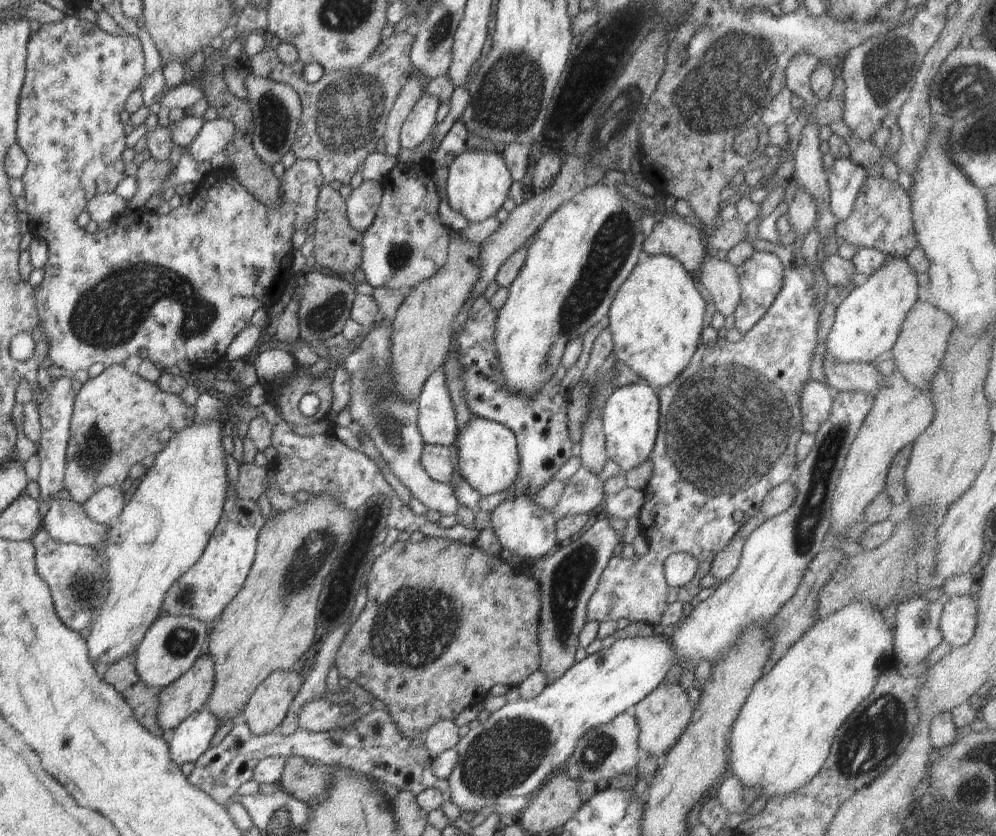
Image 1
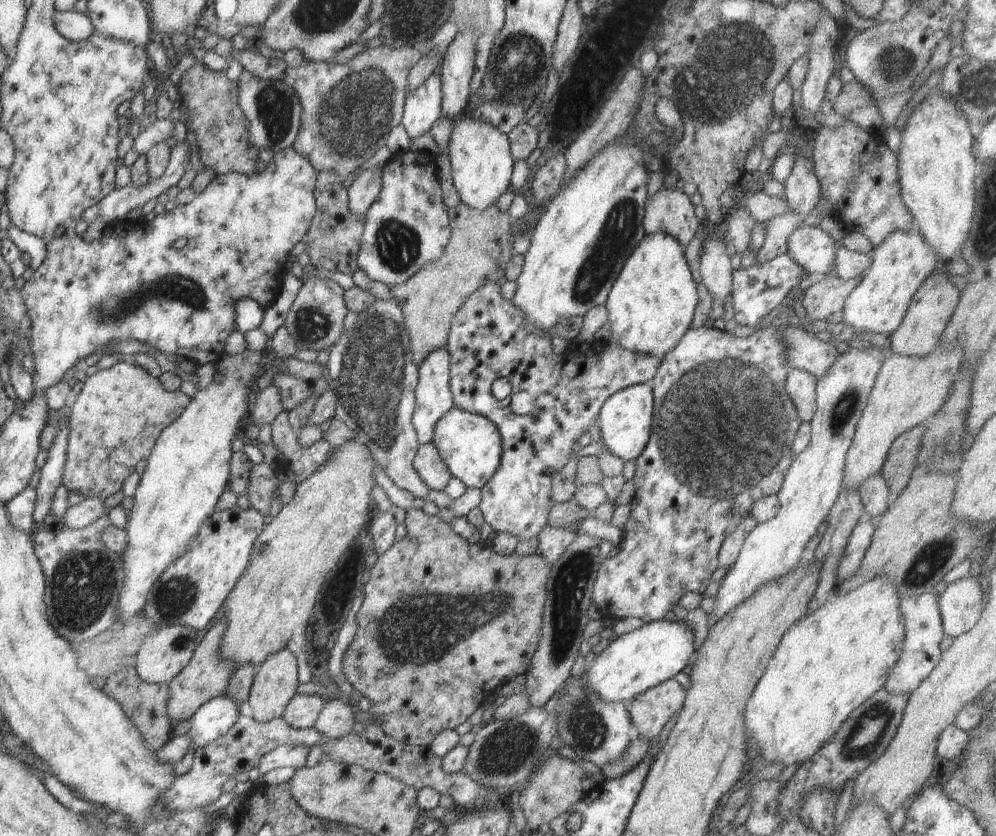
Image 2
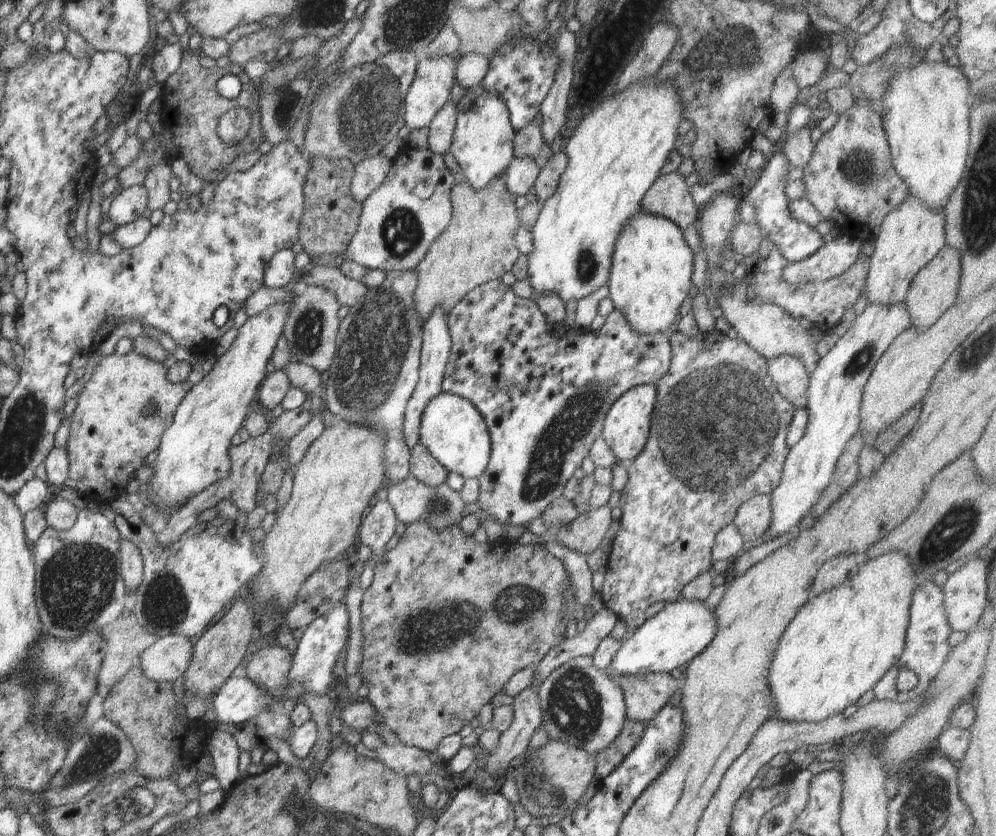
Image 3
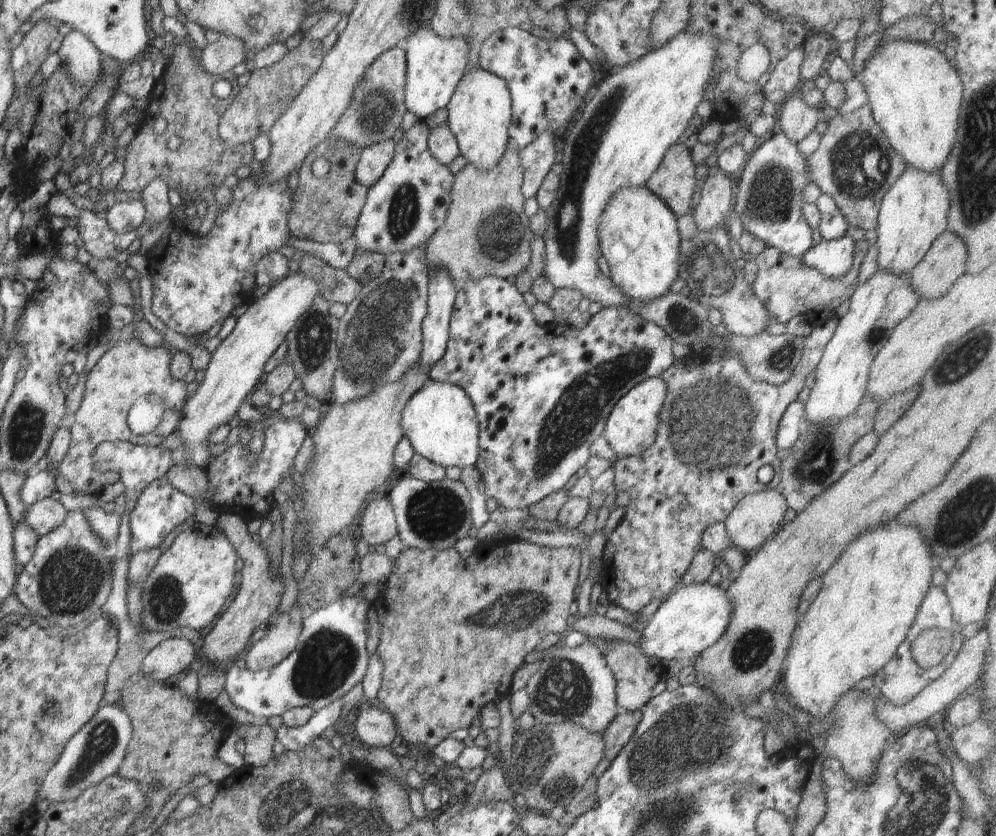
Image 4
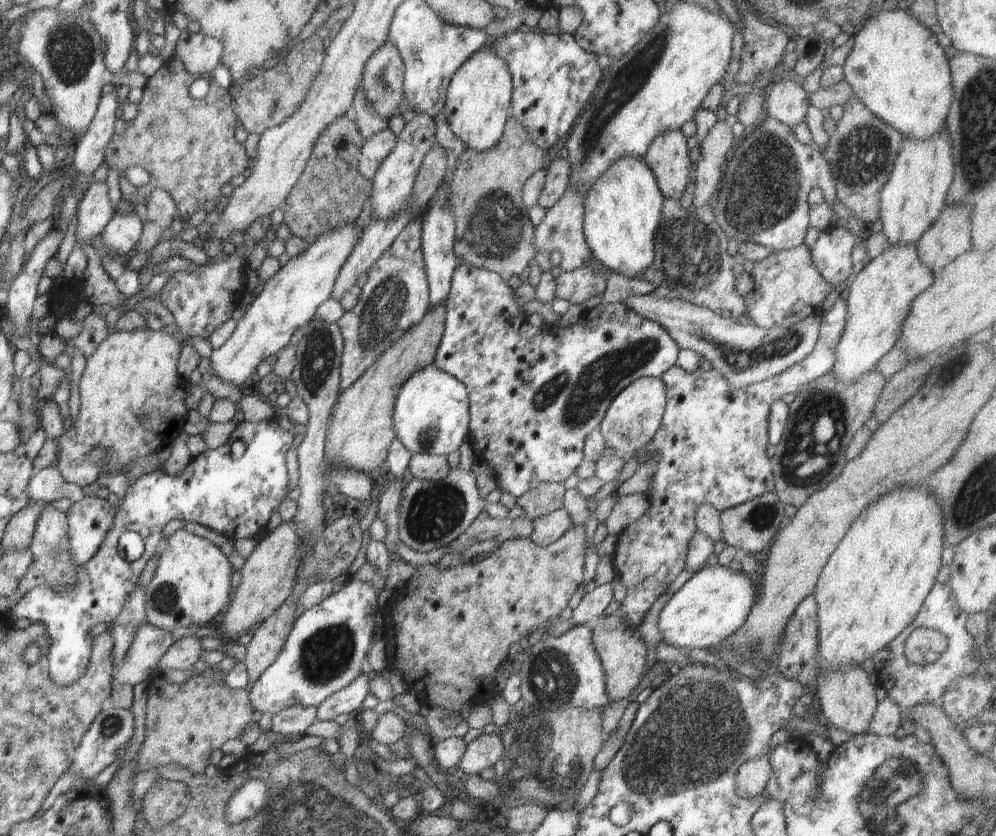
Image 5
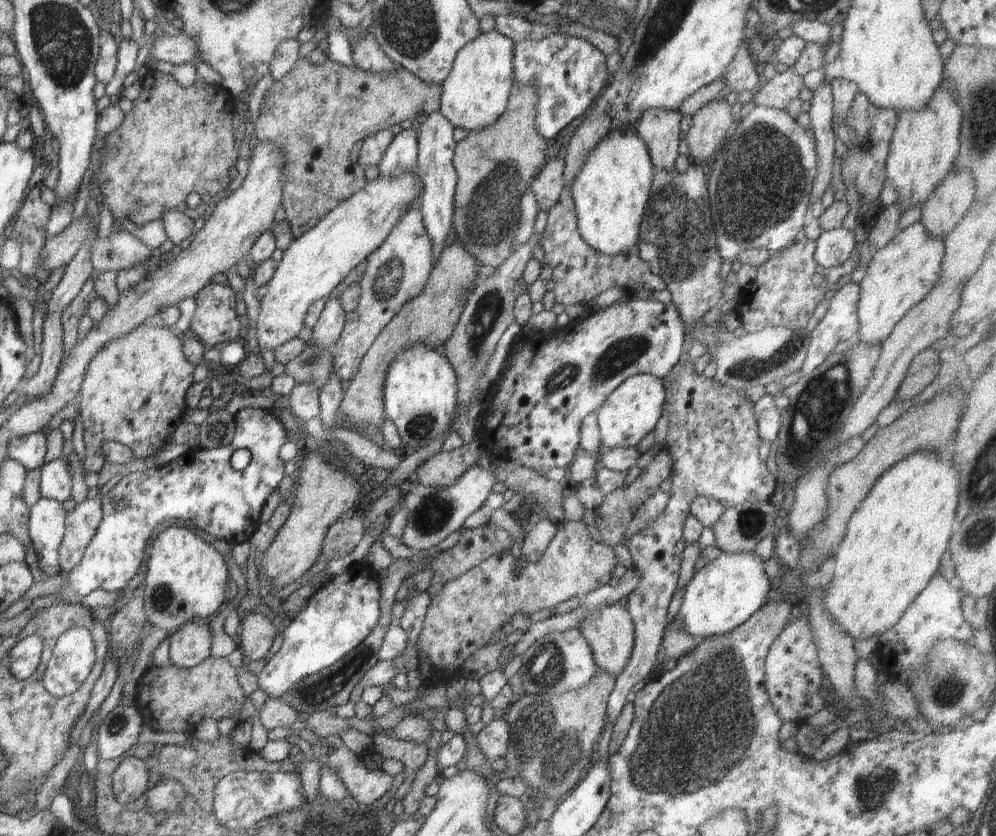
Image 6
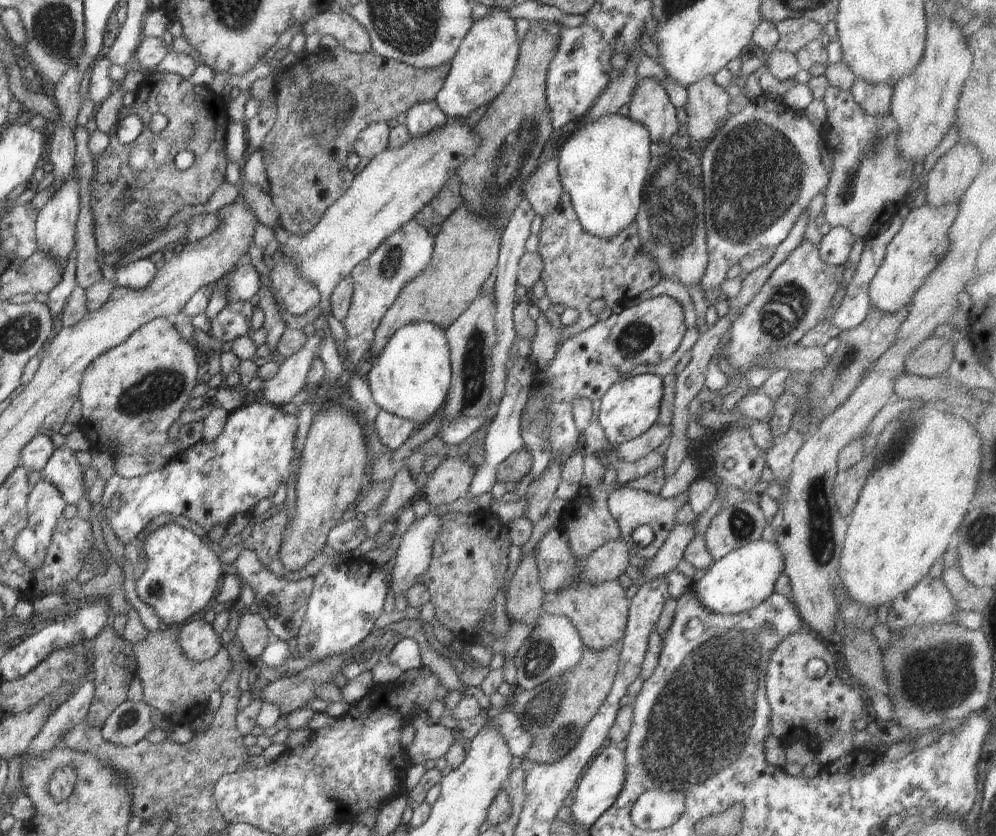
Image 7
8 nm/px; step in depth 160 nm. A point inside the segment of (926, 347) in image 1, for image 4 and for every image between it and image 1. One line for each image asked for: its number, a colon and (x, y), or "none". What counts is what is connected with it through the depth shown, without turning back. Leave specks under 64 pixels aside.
2: (933, 304)
3: (934, 289)
4: (945, 260)

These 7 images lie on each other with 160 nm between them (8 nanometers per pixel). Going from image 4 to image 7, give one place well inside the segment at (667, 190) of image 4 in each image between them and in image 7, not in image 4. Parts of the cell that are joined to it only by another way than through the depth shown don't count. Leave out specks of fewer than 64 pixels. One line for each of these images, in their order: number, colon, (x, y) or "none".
5: (667, 156)
6: (660, 128)
7: (650, 105)

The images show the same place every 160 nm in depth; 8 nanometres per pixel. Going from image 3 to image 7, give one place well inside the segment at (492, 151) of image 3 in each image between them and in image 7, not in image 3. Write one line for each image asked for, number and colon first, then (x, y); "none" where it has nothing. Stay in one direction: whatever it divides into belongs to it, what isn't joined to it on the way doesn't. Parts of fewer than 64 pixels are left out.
4: (480, 111)
5: (478, 103)
6: (475, 93)
7: (485, 62)

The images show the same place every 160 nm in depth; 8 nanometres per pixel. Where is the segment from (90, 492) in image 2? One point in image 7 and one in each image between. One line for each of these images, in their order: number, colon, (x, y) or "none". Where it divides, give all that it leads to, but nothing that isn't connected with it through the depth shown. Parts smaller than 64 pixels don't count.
3: (109, 438)
4: (127, 371)
5: (132, 396)
6: (133, 390)
7: (131, 395)

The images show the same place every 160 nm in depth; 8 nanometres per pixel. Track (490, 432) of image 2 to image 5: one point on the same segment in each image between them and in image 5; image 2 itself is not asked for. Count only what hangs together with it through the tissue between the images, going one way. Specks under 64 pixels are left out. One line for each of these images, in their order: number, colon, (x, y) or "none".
3: (452, 430)
4: (440, 422)
5: (431, 415)

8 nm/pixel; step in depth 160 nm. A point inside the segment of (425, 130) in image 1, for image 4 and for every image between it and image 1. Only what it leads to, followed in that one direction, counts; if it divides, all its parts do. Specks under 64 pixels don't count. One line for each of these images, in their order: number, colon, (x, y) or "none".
2: (423, 105)
3: (434, 83)
4: (435, 65)

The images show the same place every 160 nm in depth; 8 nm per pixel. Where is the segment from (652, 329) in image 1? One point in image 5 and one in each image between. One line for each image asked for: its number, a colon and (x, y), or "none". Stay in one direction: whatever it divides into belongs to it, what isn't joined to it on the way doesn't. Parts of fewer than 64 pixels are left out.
2: (650, 306)
3: (651, 265)
4: (638, 236)
5: (622, 209)

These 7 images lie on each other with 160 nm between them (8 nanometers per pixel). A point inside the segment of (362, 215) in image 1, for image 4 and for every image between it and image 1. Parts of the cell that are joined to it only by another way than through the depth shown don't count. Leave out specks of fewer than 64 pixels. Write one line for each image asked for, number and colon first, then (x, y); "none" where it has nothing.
2: (363, 191)
3: (369, 174)
4: (375, 158)

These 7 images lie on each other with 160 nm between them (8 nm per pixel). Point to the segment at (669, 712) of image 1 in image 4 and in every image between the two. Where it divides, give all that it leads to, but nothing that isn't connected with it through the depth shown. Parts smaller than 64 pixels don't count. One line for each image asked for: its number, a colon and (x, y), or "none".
2: (649, 711)
3: (644, 697)
4: (635, 674)

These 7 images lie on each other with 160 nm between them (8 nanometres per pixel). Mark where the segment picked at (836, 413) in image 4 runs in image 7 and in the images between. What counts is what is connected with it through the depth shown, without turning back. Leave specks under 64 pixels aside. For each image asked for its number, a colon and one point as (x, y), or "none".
5: (880, 297)
6: (901, 274)
7: (917, 249)

